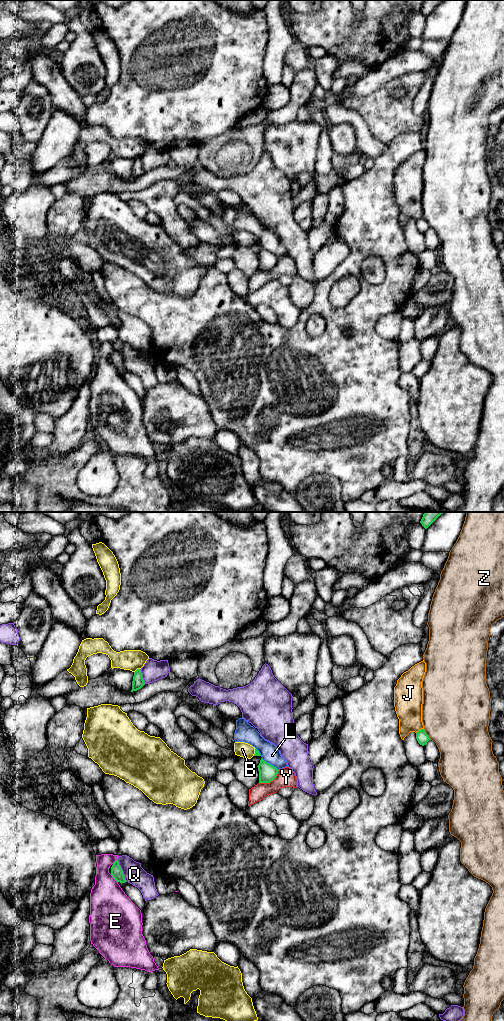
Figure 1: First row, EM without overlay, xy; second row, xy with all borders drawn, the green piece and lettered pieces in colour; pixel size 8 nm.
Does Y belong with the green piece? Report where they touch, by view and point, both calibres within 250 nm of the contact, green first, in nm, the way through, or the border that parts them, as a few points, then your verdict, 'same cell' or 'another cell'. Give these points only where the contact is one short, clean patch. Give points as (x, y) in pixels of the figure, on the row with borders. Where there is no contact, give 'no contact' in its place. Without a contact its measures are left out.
xy (270, 781) | 140/150 nm | along xy (279, 770), (277, 775), (269, 782), (259, 783) | another cell

